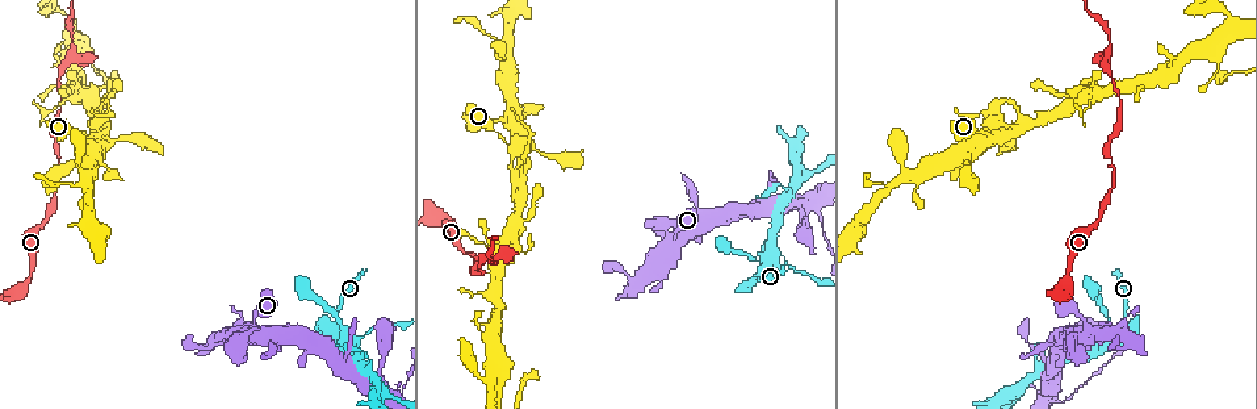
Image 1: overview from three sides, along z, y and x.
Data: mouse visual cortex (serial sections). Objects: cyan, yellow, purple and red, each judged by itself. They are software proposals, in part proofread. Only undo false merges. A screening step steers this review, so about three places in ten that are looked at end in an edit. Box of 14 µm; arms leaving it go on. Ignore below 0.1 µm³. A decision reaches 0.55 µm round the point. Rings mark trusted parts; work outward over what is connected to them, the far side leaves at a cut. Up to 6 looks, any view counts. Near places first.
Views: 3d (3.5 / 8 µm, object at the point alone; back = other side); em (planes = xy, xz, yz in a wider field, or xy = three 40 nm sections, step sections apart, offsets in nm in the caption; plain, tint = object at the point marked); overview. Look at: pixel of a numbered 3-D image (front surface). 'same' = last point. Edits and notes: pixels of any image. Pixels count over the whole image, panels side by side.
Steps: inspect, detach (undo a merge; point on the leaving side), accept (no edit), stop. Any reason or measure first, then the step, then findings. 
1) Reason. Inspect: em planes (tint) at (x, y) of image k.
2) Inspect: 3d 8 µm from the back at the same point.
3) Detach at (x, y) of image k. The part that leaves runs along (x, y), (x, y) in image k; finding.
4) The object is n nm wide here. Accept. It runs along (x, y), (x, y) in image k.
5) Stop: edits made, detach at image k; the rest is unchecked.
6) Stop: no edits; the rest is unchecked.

Sharp bend. Inspect: em planes (tint) at (356, 341) of image 1.

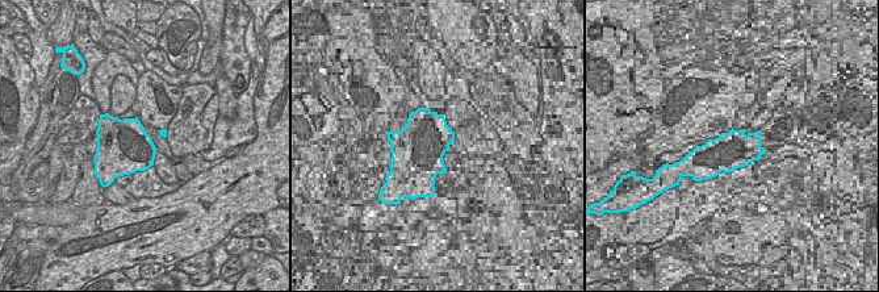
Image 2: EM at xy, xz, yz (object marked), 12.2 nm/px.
Inspect: 3d 3.5 µm at the same point.

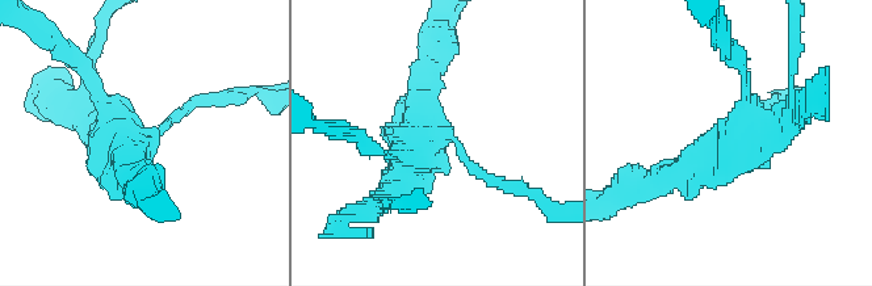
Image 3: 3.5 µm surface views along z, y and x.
Accept. It runs along (789, 122), (652, 183) in image 3; one cell here.

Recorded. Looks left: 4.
Two arms in line, one across. Inspect: 3d 3.5 µm from the back at (795, 175) of image 1.

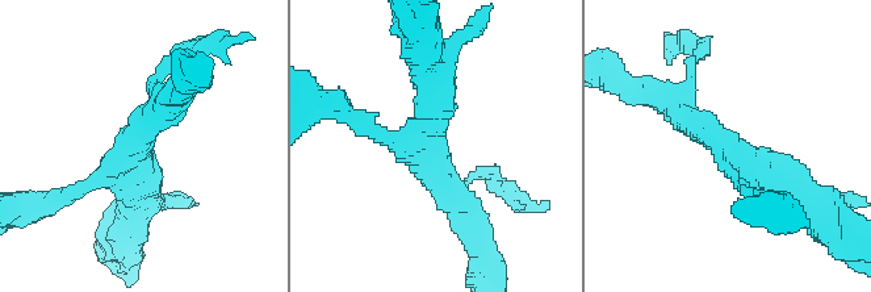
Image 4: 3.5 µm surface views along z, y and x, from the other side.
3 arms meet here; the arms are 150, 350, 400 nm wide. Inspect: em xy step 5 (tint) at (134, 151) of image 4.

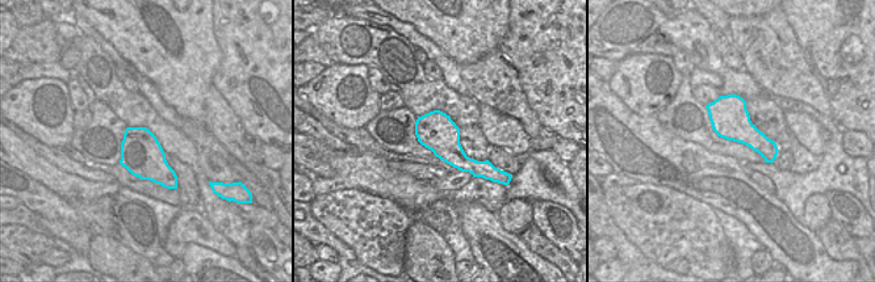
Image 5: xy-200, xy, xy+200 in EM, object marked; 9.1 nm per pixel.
The object is 360 nm wide here. Accept. It runs along (674, 108), (774, 182), (808, 197) in image 4; all the same cell.

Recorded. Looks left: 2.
Arms part here. Inspect: em xy step 3 (tint) at (1106, 56) of image 1.

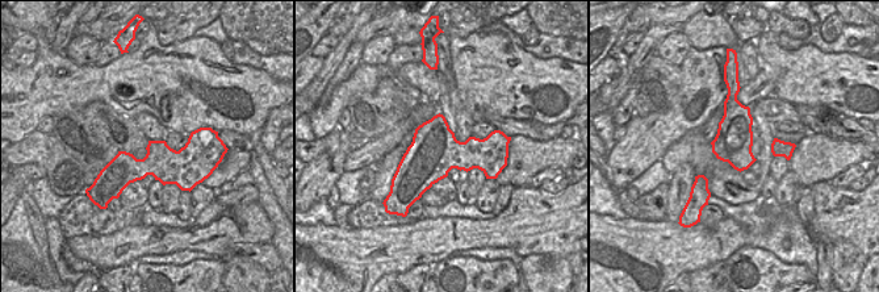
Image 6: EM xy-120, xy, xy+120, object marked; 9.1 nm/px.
Inspect: 3d 3.5 µm at the same point.

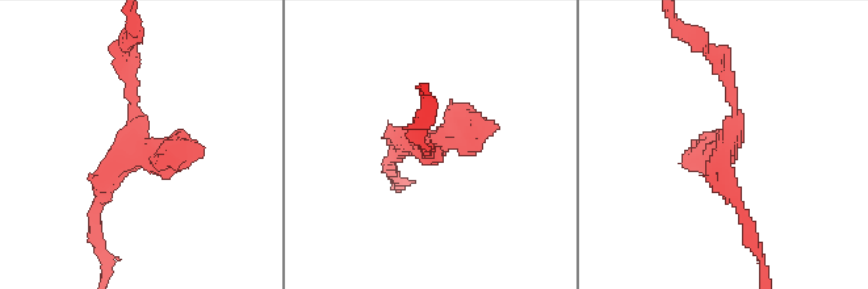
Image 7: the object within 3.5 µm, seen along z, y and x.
The object is 460 nm wide here. Accept. It runs along (95, 212), (130, 143), (204, 147) in image 7; one cell here.

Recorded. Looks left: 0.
Stop: no edits; the rest is unchecked.

